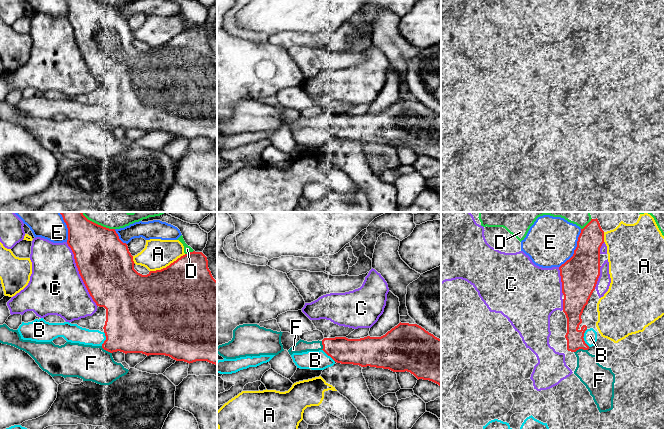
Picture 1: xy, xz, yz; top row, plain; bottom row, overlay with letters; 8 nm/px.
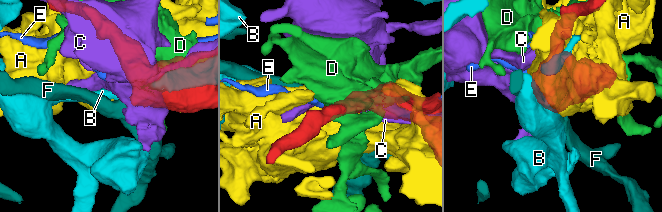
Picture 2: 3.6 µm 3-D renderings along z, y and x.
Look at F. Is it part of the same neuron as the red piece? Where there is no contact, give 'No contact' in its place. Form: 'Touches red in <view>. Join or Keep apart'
Touches red in yz. Join

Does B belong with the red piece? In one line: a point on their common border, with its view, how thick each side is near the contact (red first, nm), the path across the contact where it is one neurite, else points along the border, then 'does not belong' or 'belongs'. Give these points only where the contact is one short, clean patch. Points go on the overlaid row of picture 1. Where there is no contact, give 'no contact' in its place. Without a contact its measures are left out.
contact yz (583, 338); calibres 160 and 110 nm; does not belong

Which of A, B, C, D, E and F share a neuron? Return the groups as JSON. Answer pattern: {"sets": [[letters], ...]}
{"sets": [["A"], ["B"], ["C"], ["D"], ["E"], ["F"]]}

